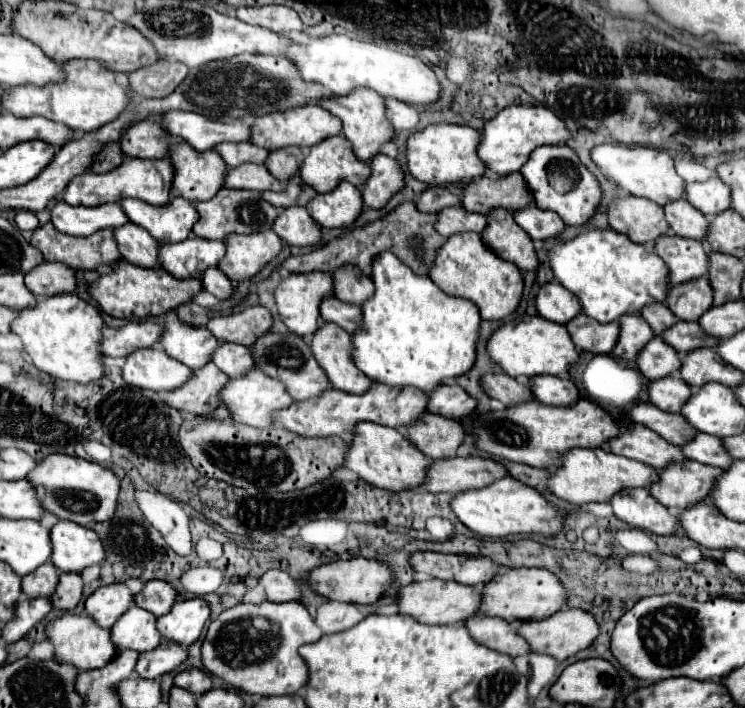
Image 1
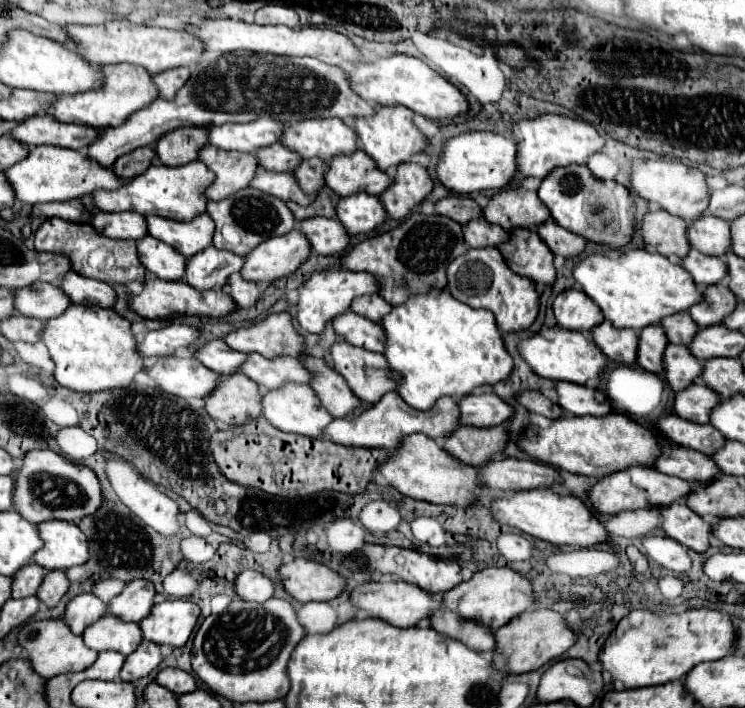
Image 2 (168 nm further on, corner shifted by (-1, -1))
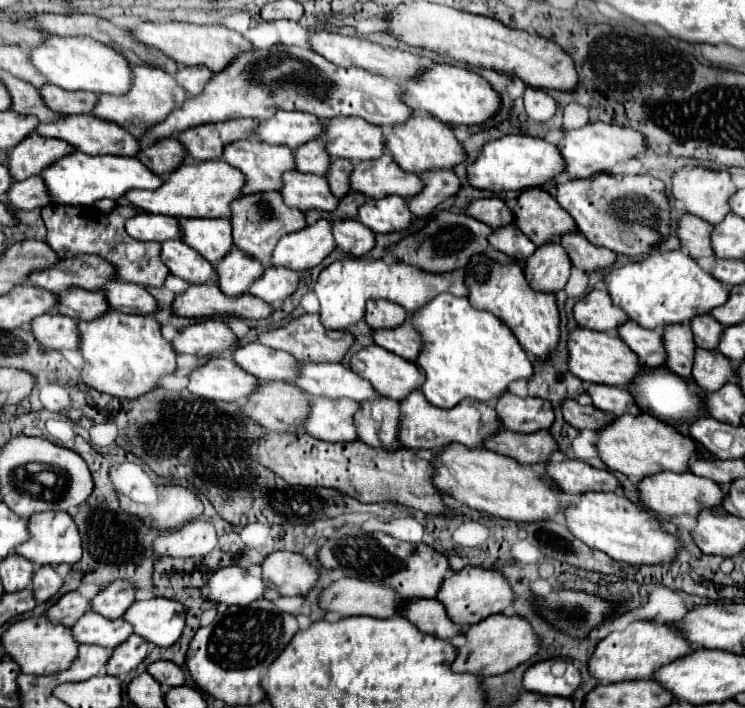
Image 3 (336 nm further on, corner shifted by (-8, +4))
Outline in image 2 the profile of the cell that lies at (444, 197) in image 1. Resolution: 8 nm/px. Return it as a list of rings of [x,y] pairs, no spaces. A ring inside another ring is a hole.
[[[449,195],[449,197],[441,199],[435,205],[435,209],[437,209],[437,213],[441,213],[449,219],[455,219],[461,225],[465,225],[473,219],[479,219],[483,215],[483,209],[471,197],[461,197],[461,195]]]

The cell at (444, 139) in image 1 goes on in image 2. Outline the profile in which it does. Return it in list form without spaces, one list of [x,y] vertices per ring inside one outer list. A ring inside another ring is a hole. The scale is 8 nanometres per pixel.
[[[475,131],[453,137],[445,143],[445,153],[439,159],[437,175],[439,181],[455,193],[469,195],[485,189],[505,189],[517,175],[517,143],[511,137],[497,133]]]

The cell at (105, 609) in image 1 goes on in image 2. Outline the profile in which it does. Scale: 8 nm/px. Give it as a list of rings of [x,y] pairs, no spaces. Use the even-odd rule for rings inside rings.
[[[81,593],[77,597],[73,597],[67,607],[65,607],[65,615],[63,621],[67,623],[67,627],[75,633],[81,635],[81,631],[89,625],[95,623],[97,619],[101,619],[105,615],[105,603],[101,599],[97,599],[93,593]]]

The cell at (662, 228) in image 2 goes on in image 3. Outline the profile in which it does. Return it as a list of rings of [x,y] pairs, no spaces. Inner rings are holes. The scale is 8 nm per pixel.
[[[684,214],[676,224],[676,236],[680,240],[680,246],[692,258],[714,256],[710,246],[710,232],[712,232],[712,224],[692,214]]]

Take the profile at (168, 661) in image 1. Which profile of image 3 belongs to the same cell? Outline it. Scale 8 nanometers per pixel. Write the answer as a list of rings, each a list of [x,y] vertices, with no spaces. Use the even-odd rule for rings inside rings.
[[[132,634],[124,644],[120,644],[112,652],[112,658],[106,666],[106,672],[122,678],[122,676],[130,674],[132,670],[136,670],[148,654],[150,654],[150,644],[144,638],[140,638],[138,634]]]

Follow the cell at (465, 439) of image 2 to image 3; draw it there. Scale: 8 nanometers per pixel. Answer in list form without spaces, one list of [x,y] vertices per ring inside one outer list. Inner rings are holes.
[[[500,426],[492,438],[484,440],[484,448],[504,454],[508,458],[514,458],[516,462],[520,462],[520,466],[524,464],[530,466],[530,464],[546,462],[548,456],[556,450],[556,442],[546,430],[520,434]]]

